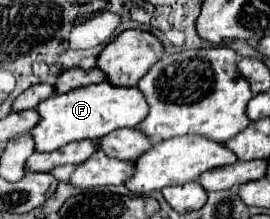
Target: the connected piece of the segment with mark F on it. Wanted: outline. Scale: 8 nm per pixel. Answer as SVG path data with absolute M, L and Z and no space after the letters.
M107 82L53 94L37 106L39 122L31 128L35 152L53 152L75 140L99 140L117 128L135 128L147 116L147 102L137 88L115 88Z

